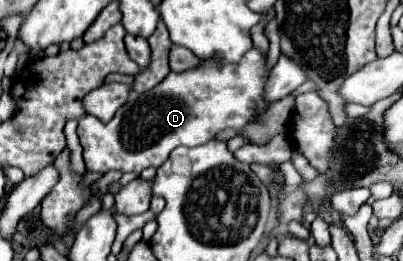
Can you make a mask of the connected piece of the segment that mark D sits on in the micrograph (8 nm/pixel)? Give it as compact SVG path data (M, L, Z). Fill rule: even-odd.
M251 48L241 62L237 64L223 64L219 56L201 62L201 66L185 70L185 72L171 72L161 84L157 84L147 94L131 96L109 122L99 122L95 116L85 116L79 120L79 140L83 146L83 158L89 172L105 174L109 170L121 172L141 172L149 166L161 166L173 148L177 146L201 146L215 138L221 130L233 128L241 136L245 126L257 118L257 114L265 112L265 84L267 84L269 68L267 68L267 54L257 48Z

